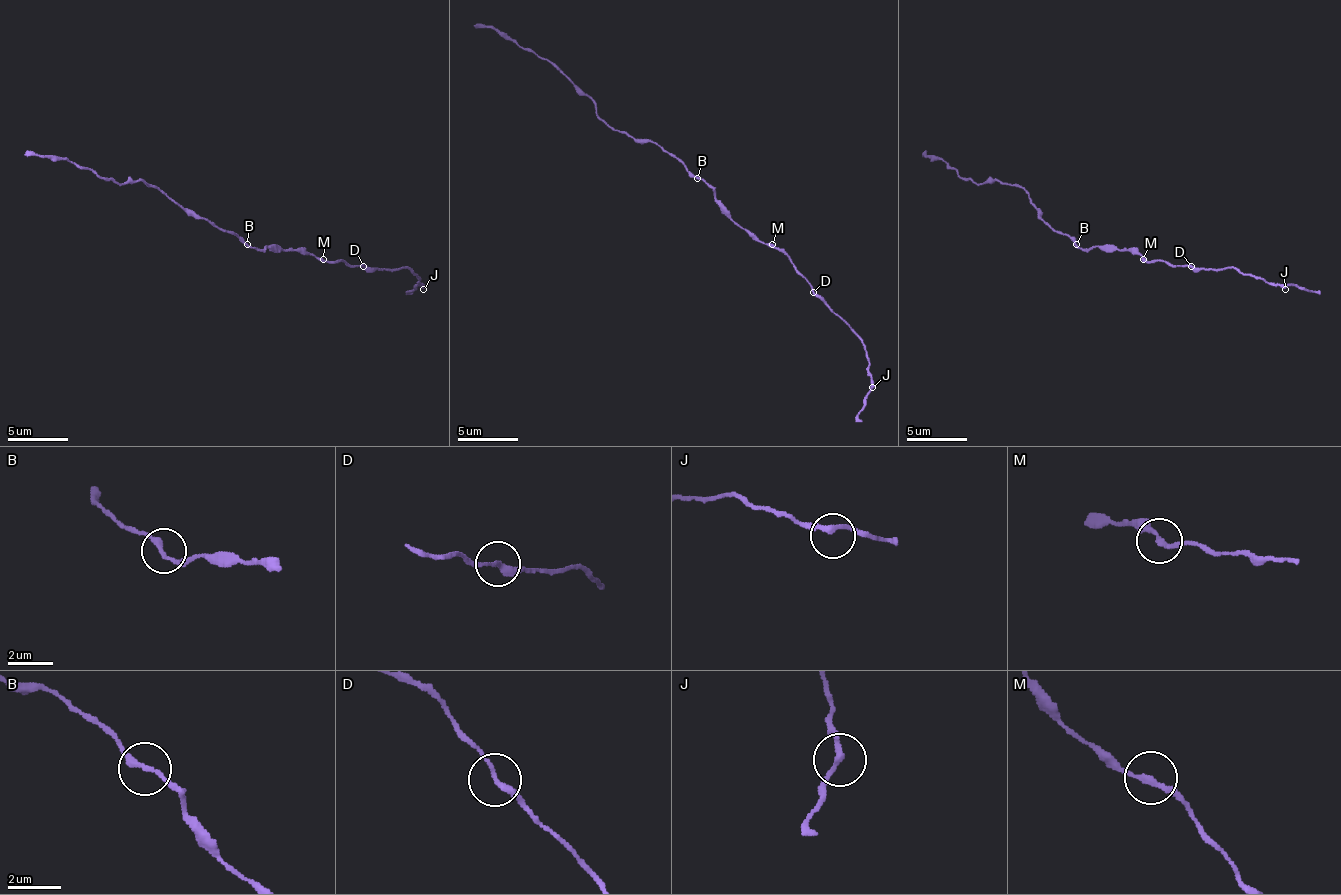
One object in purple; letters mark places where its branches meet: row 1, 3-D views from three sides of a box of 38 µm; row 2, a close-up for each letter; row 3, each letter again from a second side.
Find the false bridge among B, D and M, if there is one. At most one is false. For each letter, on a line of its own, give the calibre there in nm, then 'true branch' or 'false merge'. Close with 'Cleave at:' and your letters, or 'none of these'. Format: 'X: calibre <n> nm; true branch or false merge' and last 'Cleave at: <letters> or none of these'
B: calibre 220 nm; true branch
D: calibre 240 nm; true branch
M: calibre 200 nm; true branch
Cleave at: none of these

